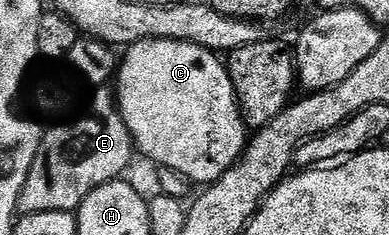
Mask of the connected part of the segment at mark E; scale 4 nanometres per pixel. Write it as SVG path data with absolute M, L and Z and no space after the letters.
M95 93L94 100L80 120L52 128L41 137L30 175L19 197L19 211L41 214L50 211L77 211L91 192L119 179L134 155L134 143L129 126L120 112L119 103L112 95Z

